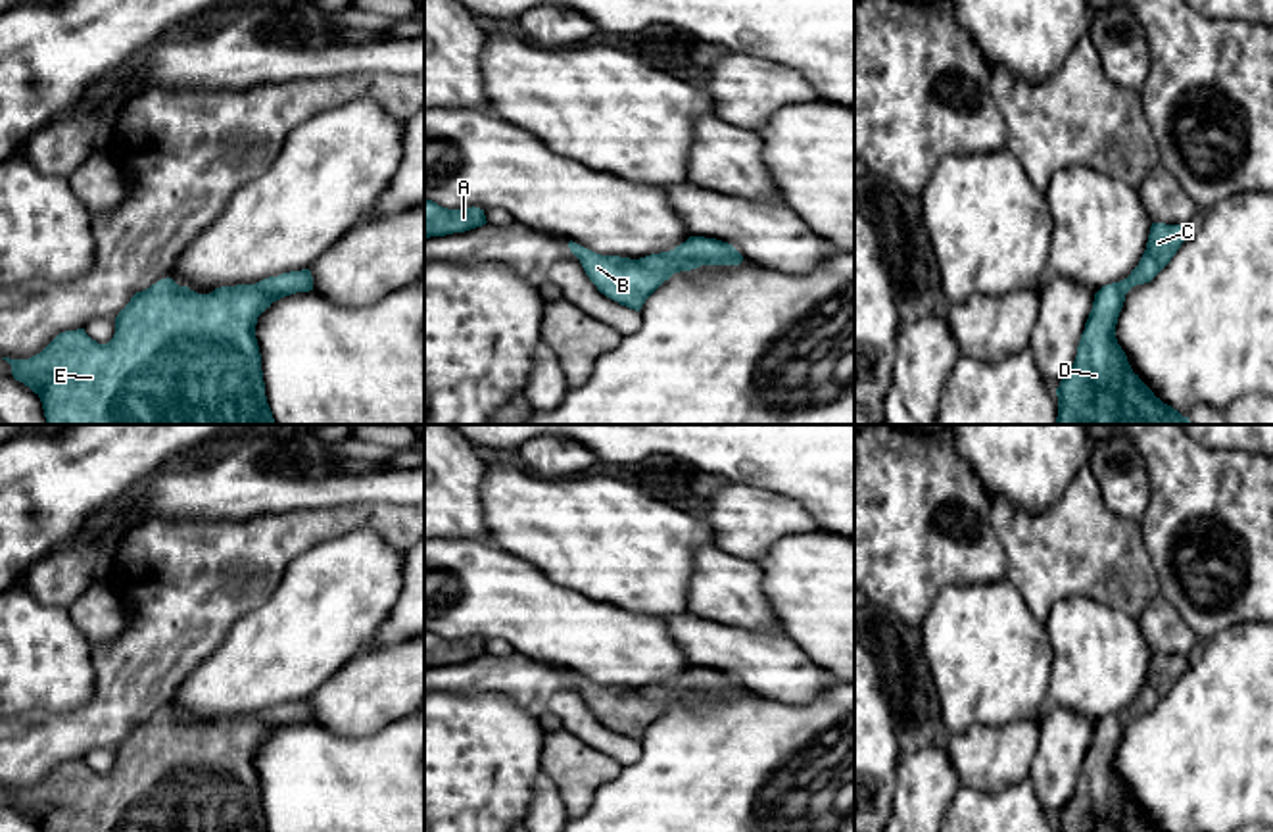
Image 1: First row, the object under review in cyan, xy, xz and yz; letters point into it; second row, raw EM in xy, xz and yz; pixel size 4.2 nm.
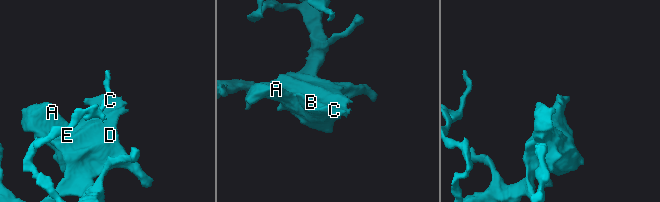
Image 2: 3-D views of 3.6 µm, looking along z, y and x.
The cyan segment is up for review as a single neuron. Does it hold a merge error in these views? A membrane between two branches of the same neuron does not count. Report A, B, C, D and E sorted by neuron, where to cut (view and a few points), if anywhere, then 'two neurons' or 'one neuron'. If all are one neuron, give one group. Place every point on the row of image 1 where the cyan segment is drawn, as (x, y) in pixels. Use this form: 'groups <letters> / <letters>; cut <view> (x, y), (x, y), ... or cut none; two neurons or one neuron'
groups A B D E / C; cut xz (738, 252), (684, 256), (672, 271); two neurons

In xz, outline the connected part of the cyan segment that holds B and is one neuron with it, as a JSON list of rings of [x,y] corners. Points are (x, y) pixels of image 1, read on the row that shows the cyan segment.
[[[689,236],[670,252],[651,254],[639,259],[601,256],[576,242],[570,252],[580,259],[586,275],[601,294],[639,311],[645,300],[674,275],[674,261],[691,256],[710,256],[716,248],[733,256],[737,250],[722,240]]]

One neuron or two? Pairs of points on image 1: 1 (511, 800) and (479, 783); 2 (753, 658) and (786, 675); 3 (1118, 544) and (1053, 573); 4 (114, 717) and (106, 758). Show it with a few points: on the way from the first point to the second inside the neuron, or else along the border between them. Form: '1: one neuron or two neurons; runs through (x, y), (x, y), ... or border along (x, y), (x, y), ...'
1: one neuron; runs through (504, 796), (486, 784)
2: one neuron; runs through (761, 661), (778, 667)
3: one neuron; runs through (1103, 552), (1074, 552), (1068, 558)
4: two neurons; border along (114, 748), (93, 748), (83, 758)

